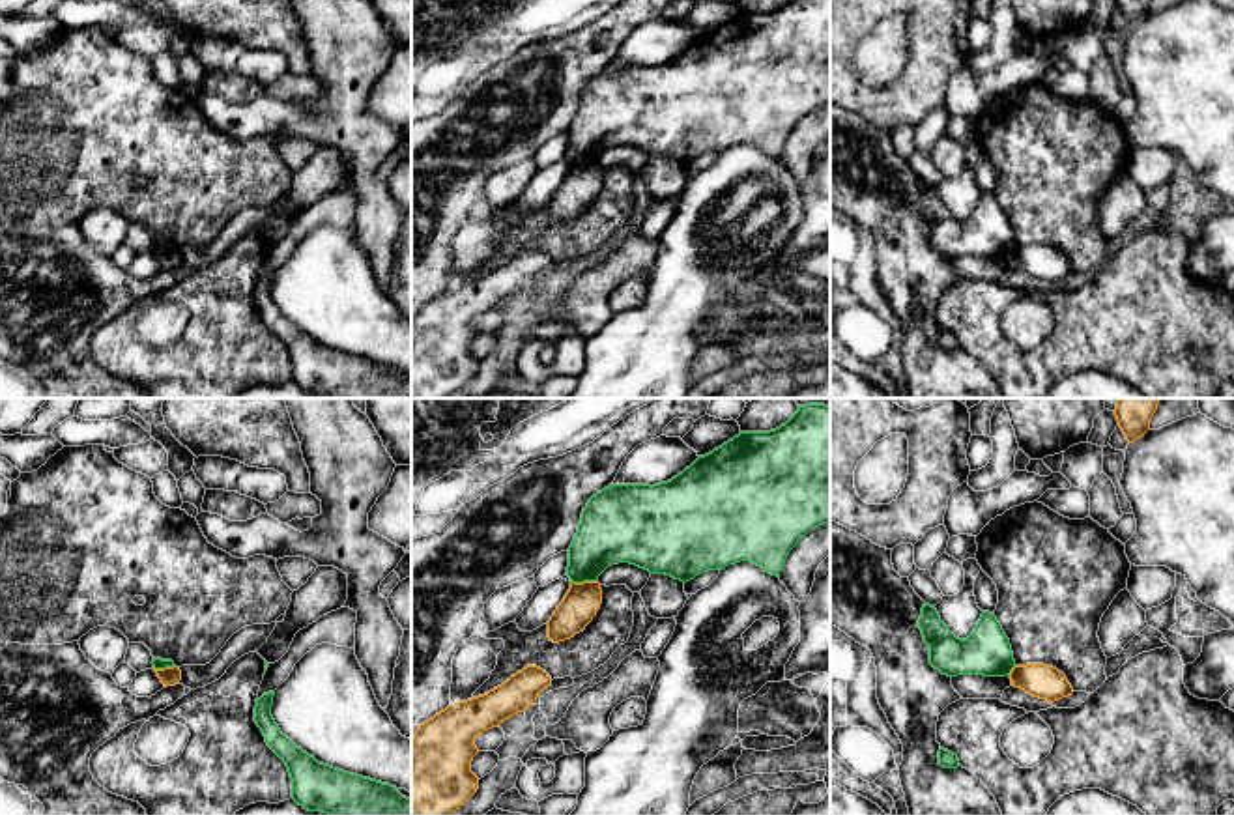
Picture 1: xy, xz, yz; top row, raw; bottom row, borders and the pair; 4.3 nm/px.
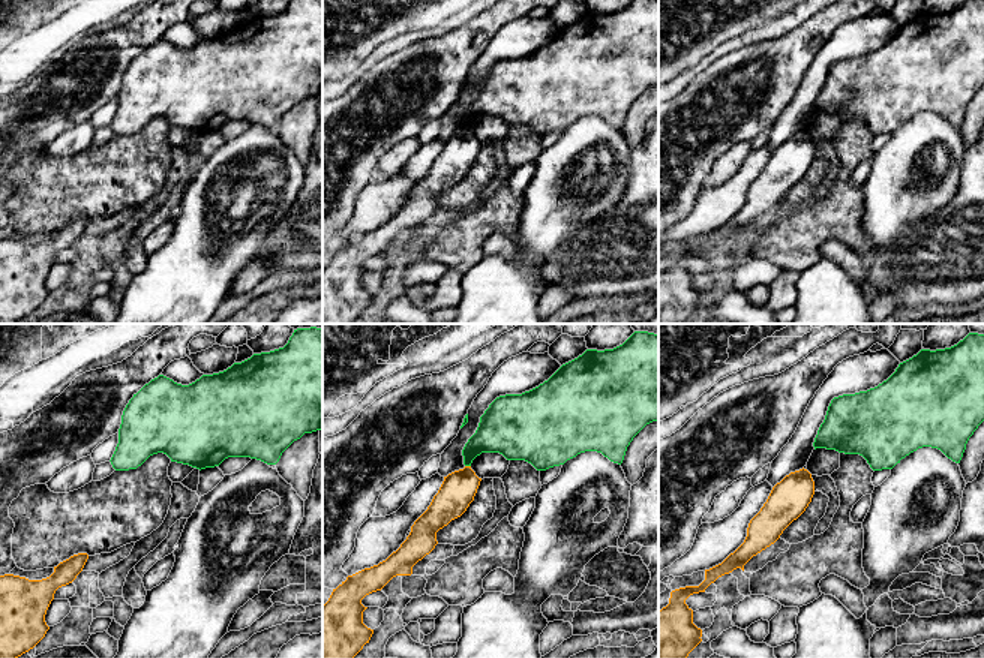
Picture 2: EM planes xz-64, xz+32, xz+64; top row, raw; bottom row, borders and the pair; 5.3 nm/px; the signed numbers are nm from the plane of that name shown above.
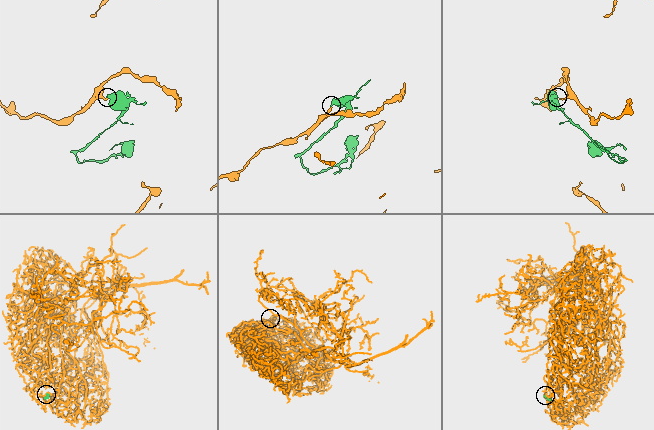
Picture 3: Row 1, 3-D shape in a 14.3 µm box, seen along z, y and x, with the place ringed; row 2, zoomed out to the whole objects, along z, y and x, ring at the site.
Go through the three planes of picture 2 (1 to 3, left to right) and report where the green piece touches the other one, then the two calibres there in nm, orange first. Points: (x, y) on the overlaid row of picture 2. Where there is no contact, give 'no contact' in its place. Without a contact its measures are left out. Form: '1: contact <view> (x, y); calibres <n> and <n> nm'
1: no contact
2: contact xz+32 (468, 466); calibres 190 and 220 nm
3: no contact

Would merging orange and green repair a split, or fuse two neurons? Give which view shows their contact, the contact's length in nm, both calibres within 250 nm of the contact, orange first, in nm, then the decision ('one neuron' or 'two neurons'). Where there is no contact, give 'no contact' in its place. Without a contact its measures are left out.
xz | 100 nm | 160/280 nm | two neurons

